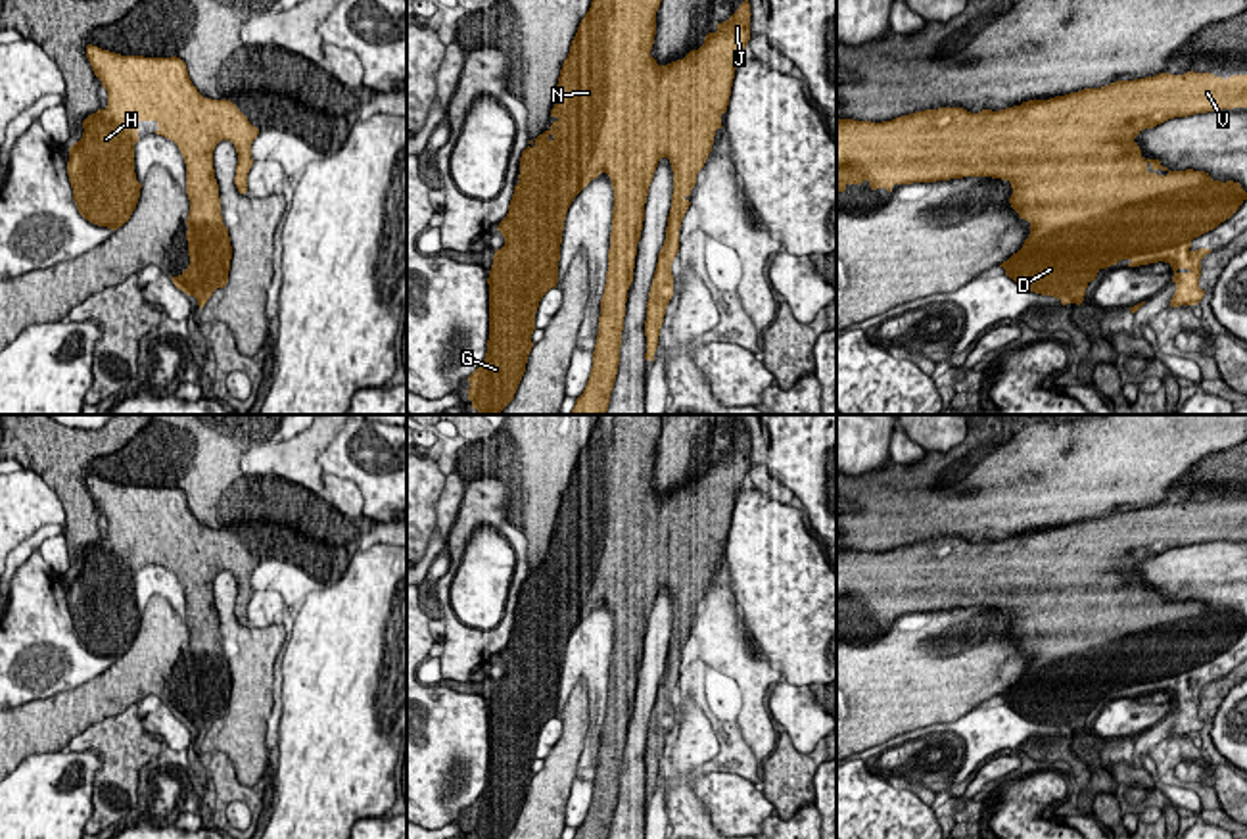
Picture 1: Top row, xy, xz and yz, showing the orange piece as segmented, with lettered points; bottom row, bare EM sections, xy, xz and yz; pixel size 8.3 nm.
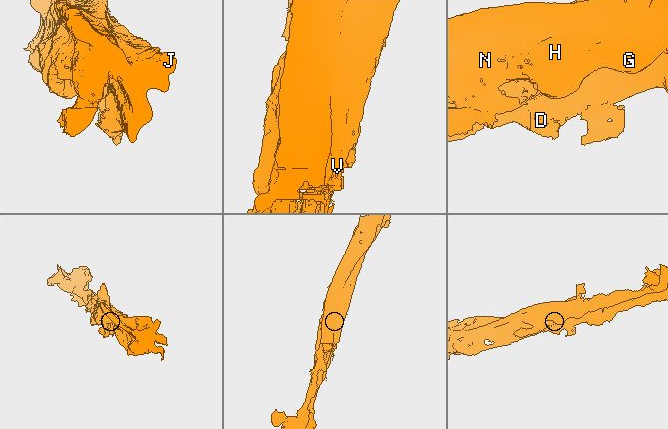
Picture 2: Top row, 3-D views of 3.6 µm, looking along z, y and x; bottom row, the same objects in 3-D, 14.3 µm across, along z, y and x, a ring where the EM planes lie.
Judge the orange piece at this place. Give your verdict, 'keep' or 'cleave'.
keep

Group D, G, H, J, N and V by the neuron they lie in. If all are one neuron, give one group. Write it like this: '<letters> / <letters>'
D G H J N V

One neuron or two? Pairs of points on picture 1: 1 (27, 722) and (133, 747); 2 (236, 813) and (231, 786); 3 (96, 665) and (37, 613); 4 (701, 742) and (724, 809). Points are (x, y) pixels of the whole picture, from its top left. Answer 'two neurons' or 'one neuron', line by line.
1: two neurons
2: two neurons
3: one neuron
4: two neurons

